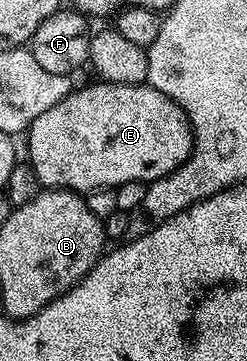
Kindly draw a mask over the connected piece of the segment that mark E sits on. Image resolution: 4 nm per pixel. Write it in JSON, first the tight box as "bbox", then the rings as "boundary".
{"bbox":[26,80,192,192],"boundary":[[[96,80],[91,84],[81,85],[69,92],[62,100],[58,100],[58,104],[54,104],[54,108],[42,112],[42,116],[38,116],[38,120],[34,120],[32,125],[28,127],[26,137],[28,137],[28,158],[26,158],[26,162],[38,176],[41,187],[59,188],[73,192],[91,192],[115,188],[127,182],[156,182],[159,178],[164,178],[170,172],[177,170],[192,154],[192,125],[188,123],[188,117],[184,115],[178,104],[174,104],[174,100],[170,100],[170,96],[158,92],[153,86],[147,84],[142,86],[127,86],[126,84],[113,86],[103,80]]]}

